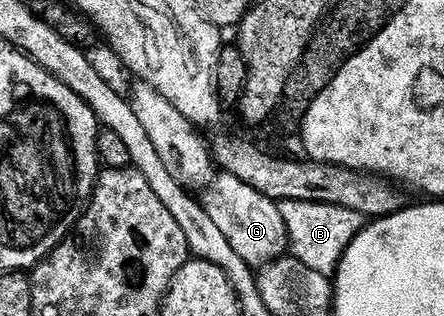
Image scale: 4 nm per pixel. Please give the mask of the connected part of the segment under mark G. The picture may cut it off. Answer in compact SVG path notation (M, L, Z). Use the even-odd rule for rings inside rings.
M217 175L216 179L220 181L220 200L224 200L224 204L216 204L210 218L214 218L214 226L218 226L222 234L226 234L226 242L234 246L238 258L250 265L261 266L285 255L290 245L288 228L280 213L279 203L254 190L251 184L244 188L244 192L240 192L240 188L236 188L238 178L221 180ZM240 200L244 200L244 204L240 204Z

